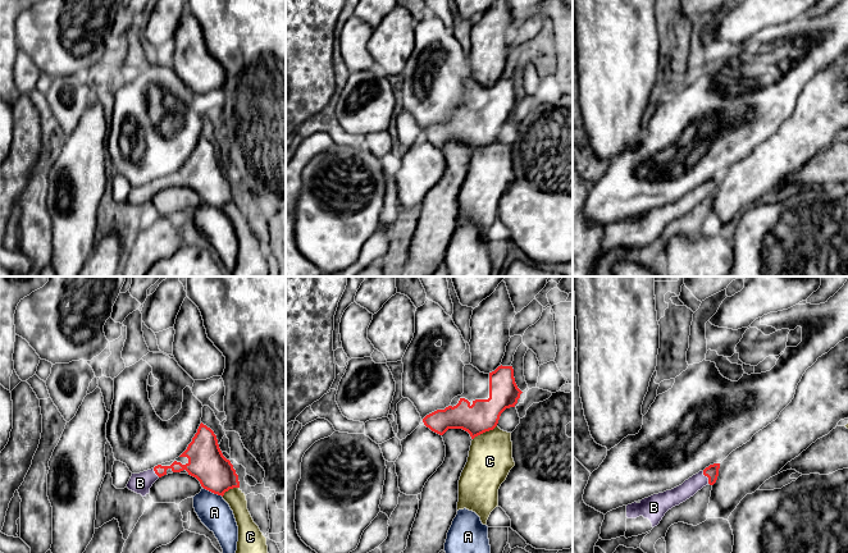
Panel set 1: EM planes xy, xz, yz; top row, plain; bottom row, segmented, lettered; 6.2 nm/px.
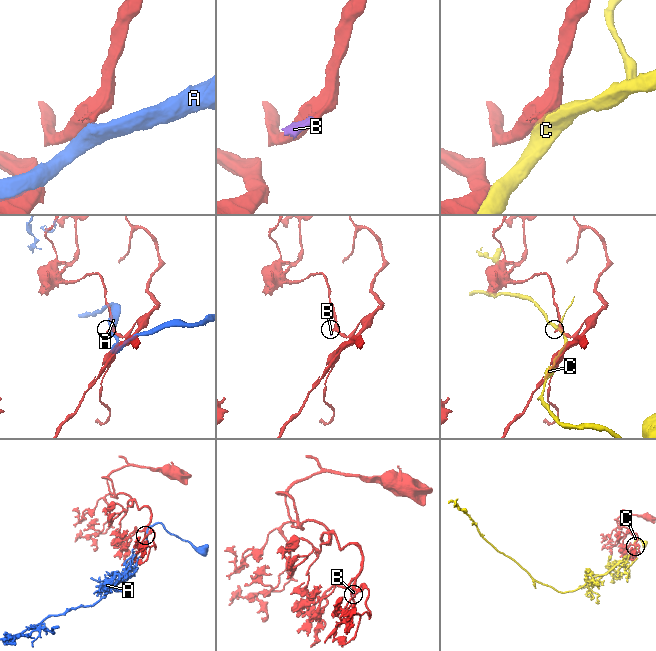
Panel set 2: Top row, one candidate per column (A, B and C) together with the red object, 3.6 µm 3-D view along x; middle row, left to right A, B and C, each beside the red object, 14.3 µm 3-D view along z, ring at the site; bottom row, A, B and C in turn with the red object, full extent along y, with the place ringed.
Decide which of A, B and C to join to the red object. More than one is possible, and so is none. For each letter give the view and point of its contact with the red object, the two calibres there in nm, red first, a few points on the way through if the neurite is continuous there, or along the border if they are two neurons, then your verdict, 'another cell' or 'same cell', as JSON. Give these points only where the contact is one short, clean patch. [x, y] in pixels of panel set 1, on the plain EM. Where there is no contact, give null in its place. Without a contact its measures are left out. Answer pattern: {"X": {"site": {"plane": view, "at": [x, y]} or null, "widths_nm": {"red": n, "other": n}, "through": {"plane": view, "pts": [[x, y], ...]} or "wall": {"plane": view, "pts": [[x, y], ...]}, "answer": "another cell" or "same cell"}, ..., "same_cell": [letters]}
{"A": {"site": {"plane": "xy", "at": [213, 205]}, "widths_nm": {"red": 220, "other": 200}, "answer": "another cell"}, "B": {"site": {"plane": "yz", "at": [707, 190]}, "widths_nm": {"red": 80, "other": 110}, "through": {"plane": "yz", "pts": [[712, 183], [707, 190], [679, 208]]}, "answer": "same cell"}, "C": {"site": {"plane": "xz", "at": [484, 145]}, "widths_nm": {"red": 200, "other": 280}, "answer": "another cell"}, "same_cell": ["B"]}

